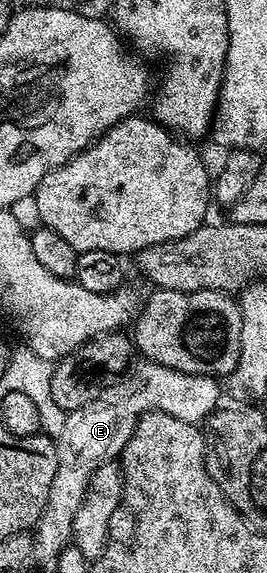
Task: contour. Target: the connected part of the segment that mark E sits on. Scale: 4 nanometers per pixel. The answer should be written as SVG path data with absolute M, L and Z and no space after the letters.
M158 365L153 368L155 371L147 373L146 383L154 390L147 399L144 392L134 391L115 403L90 403L87 407L78 407L63 421L62 439L57 440L58 468L50 505L36 528L36 543L41 554L43 551L51 557L57 556L71 542L76 513L84 501L92 473L101 463L109 463L121 456L145 407L167 411L195 425L201 424L201 419L213 409L218 399L217 381L206 375L185 375L172 368L170 365Z

